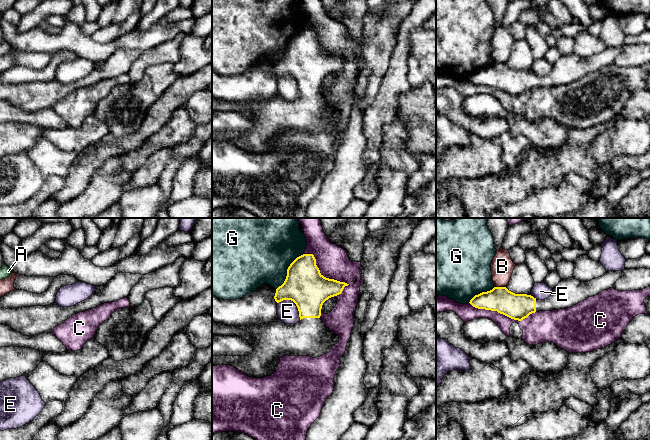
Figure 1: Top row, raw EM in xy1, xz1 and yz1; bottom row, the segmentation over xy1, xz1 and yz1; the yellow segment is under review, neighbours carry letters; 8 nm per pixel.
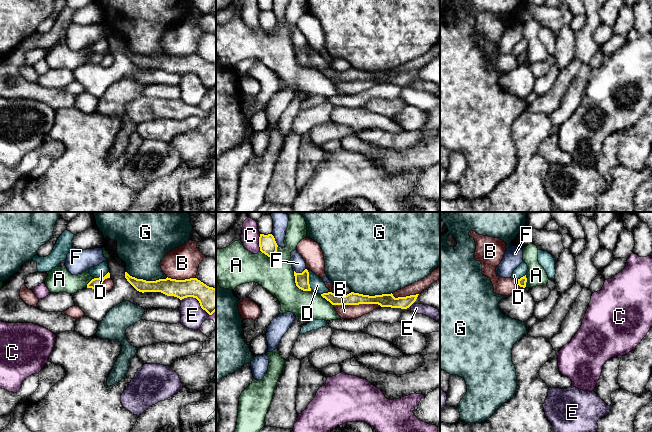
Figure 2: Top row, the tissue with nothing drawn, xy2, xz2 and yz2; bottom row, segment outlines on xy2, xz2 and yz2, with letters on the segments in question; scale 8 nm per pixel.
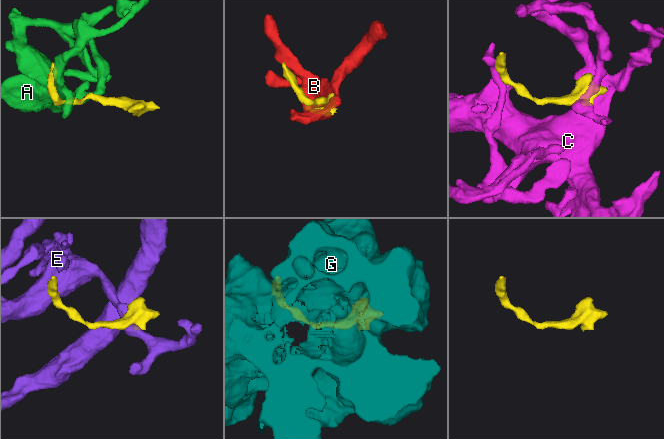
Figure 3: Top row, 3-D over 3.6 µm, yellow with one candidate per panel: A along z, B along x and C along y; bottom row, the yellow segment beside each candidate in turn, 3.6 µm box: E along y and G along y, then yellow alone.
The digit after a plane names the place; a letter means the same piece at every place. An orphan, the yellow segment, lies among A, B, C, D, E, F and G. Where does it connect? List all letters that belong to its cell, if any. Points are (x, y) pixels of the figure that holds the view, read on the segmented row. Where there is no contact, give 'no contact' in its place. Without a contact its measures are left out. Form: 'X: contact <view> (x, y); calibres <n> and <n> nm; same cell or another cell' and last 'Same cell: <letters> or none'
A: contact xz2 (296, 285); calibres 110 and 280 nm; another cell
B: contact xz2 (357, 304); calibres 110 and 110 nm; another cell
C: contact xz1 (322, 275); calibres 320 and 260 nm; another cell
D: contact xz2 (308, 280); calibres 110 and 120 nm; another cell
E: contact xz1 (294, 302); calibres 320 and 170 nm; another cell
F: contact xz2 (300, 273); calibres 110 and 110 nm; another cell
G: contact xy2 (147, 281); calibres 140 and 340 nm; another cell
Same cell: none

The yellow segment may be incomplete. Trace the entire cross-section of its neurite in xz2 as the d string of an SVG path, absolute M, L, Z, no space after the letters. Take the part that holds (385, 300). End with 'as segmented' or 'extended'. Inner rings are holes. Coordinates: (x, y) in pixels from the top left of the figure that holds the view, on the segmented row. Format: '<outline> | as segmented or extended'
M332 292L321 294L321 296L332 305L378 304L381 307L401 309L409 308L416 301L418 295L419 294L395 298L392 293L375 296L363 295L354 292L345 296L338 296Z | as segmented

